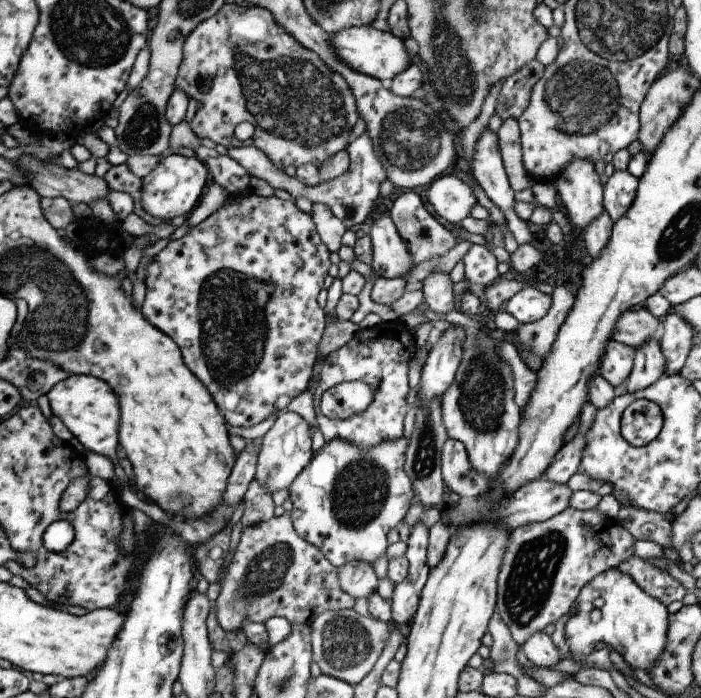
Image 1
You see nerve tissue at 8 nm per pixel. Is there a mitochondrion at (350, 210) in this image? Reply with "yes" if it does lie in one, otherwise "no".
yes

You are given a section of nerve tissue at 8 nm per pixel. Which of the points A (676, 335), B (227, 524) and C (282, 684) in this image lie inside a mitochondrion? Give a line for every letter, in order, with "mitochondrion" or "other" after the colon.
A: other
B: other
C: mitochondrion

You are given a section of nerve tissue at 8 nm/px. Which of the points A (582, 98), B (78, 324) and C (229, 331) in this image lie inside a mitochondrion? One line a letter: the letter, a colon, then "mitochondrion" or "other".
A: mitochondrion
B: mitochondrion
C: mitochondrion

